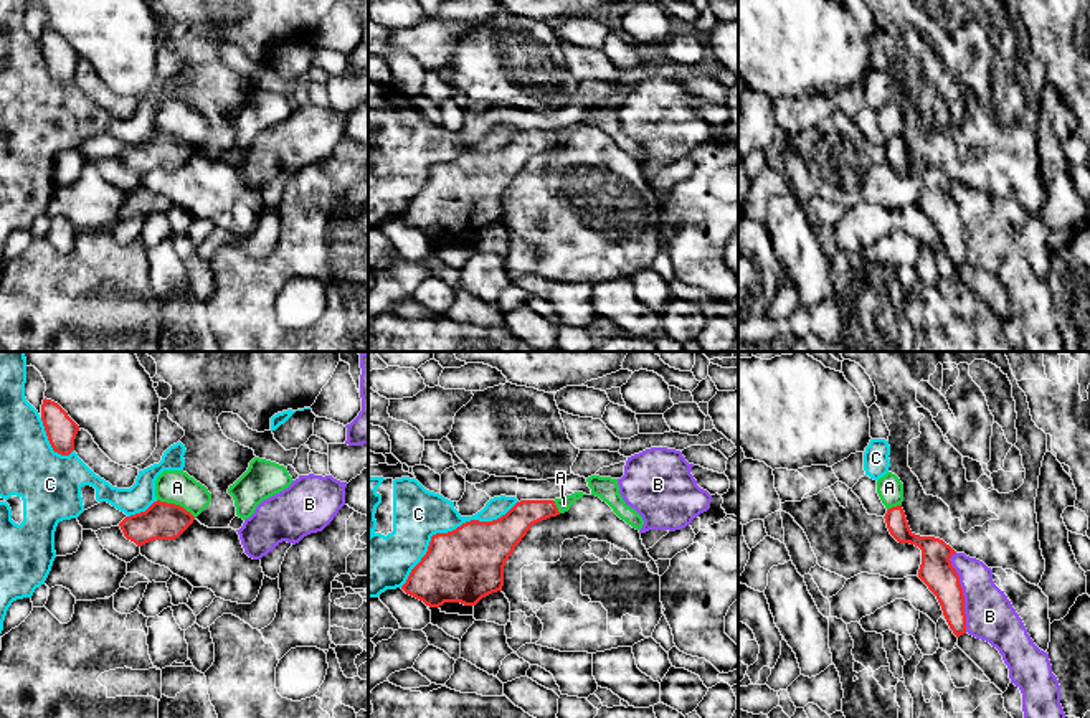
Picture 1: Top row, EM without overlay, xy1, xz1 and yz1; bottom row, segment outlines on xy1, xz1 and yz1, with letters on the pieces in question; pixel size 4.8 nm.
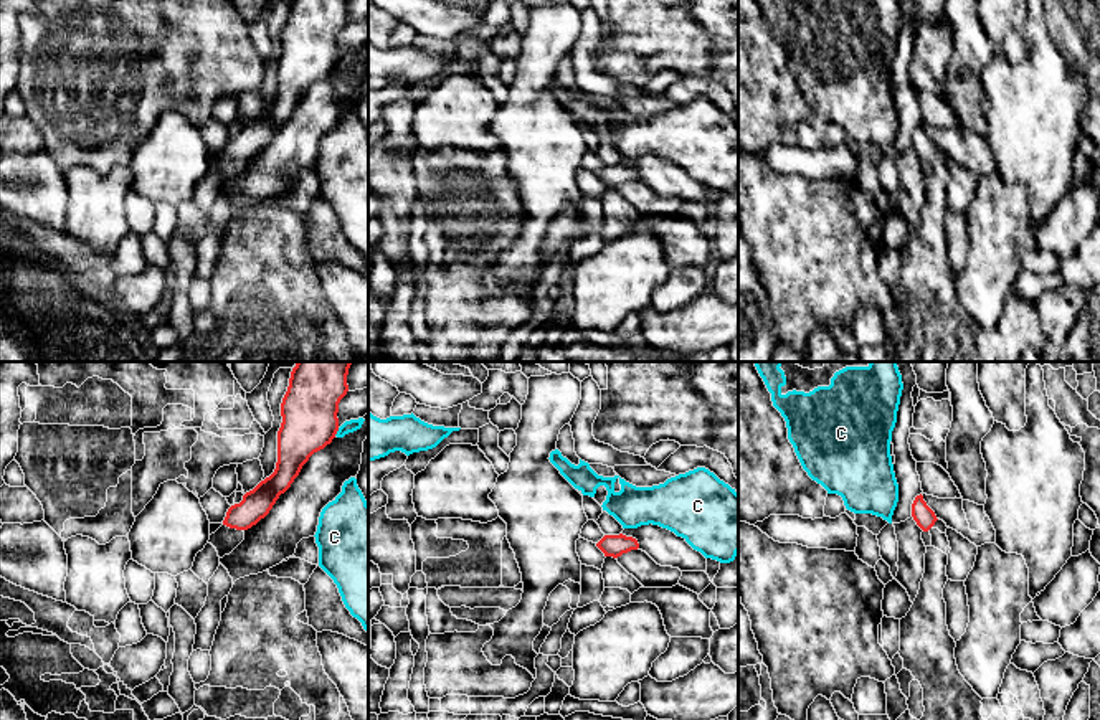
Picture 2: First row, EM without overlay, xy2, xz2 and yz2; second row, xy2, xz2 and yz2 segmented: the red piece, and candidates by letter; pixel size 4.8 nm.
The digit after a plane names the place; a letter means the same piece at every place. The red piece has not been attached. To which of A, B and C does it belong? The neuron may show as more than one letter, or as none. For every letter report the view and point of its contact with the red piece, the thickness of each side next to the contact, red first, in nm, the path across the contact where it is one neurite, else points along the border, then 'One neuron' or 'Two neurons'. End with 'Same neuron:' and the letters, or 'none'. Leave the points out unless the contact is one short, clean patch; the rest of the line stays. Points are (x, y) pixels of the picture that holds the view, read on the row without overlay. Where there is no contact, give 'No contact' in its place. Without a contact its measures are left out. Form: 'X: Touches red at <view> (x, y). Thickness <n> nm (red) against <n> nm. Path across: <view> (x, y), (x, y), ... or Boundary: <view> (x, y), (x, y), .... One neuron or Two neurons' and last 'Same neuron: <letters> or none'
A: Touches red at xy1 (177, 136). Thickness 180 nm (red) against 160 nm. Boundary: xy1 (157, 129), (167, 134), (179, 134), (195, 147). Two neurons
B: Touches red at yz1 (962, 222). Thickness 160 nm (red) against 240 nm. Boundary: yz1 (955, 182), (950, 195), (962, 218), (966, 261). Two neurons
C: Touches red at xz1 (450, 162). Thickness 360 nm (red) against 260 nm. Two neurons
Same neuron: none

